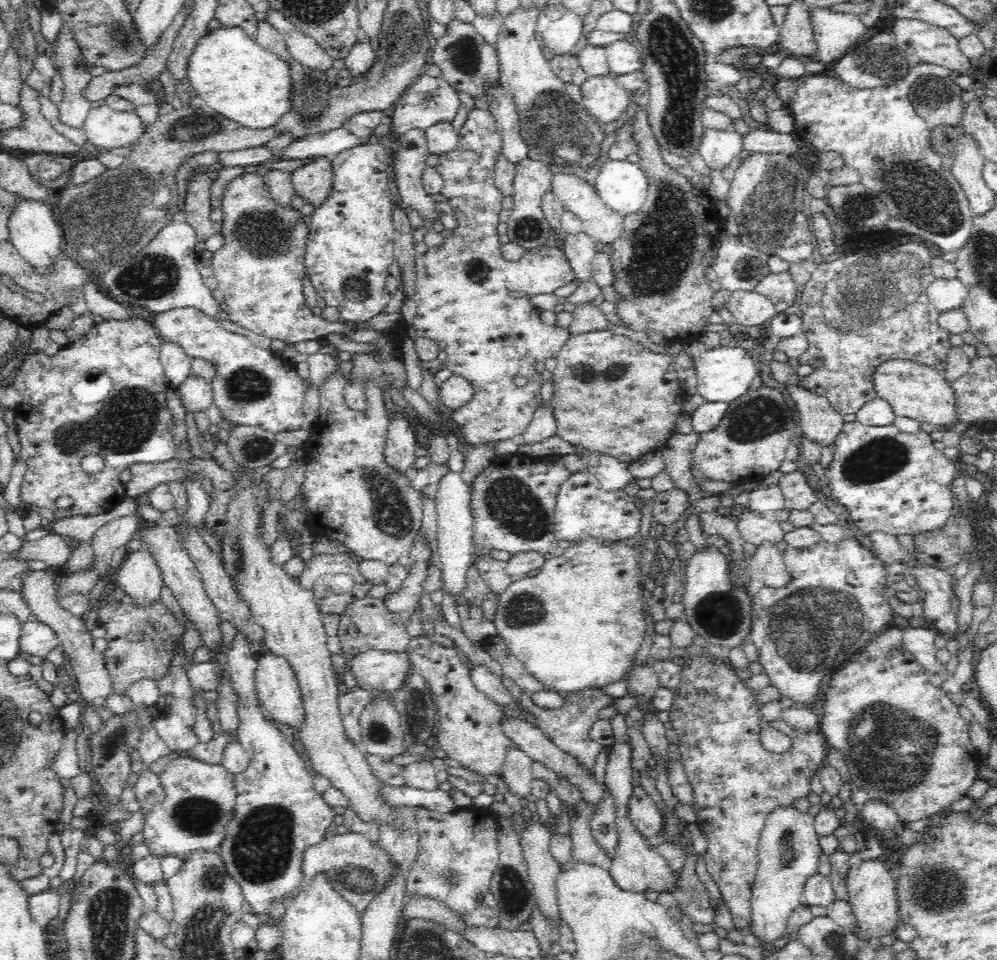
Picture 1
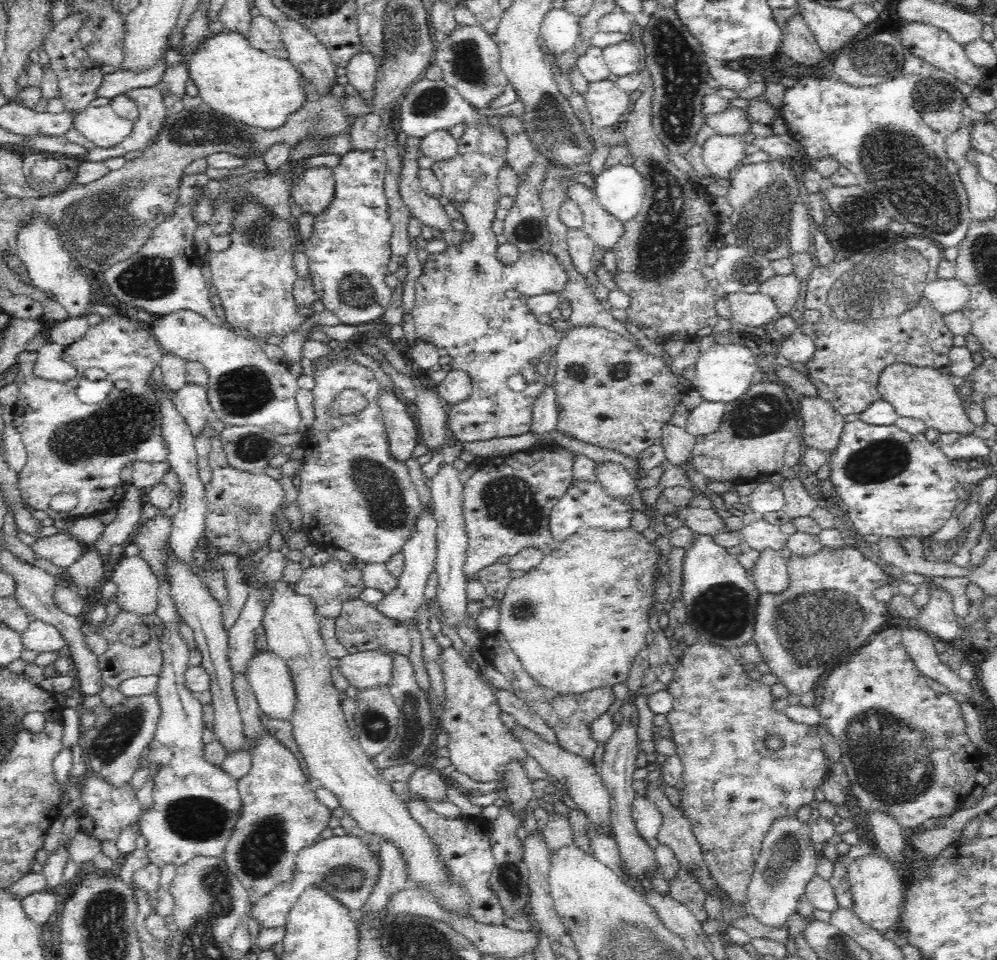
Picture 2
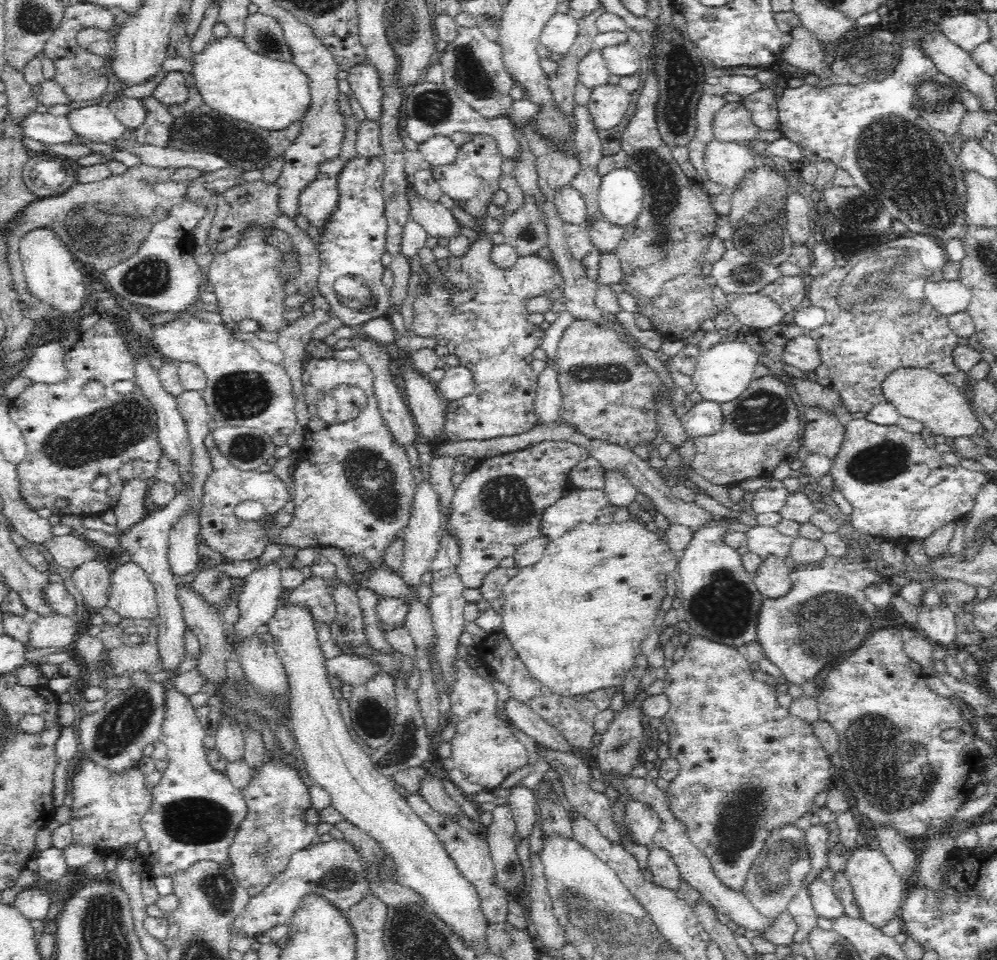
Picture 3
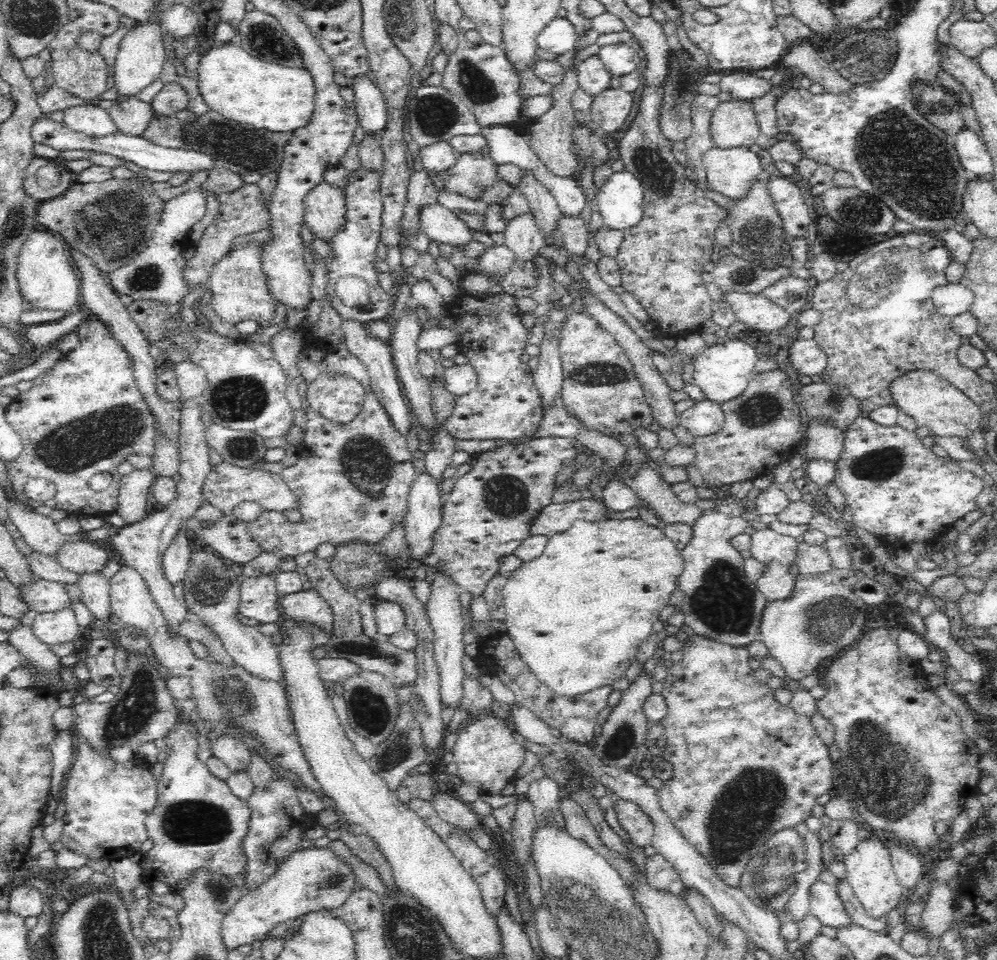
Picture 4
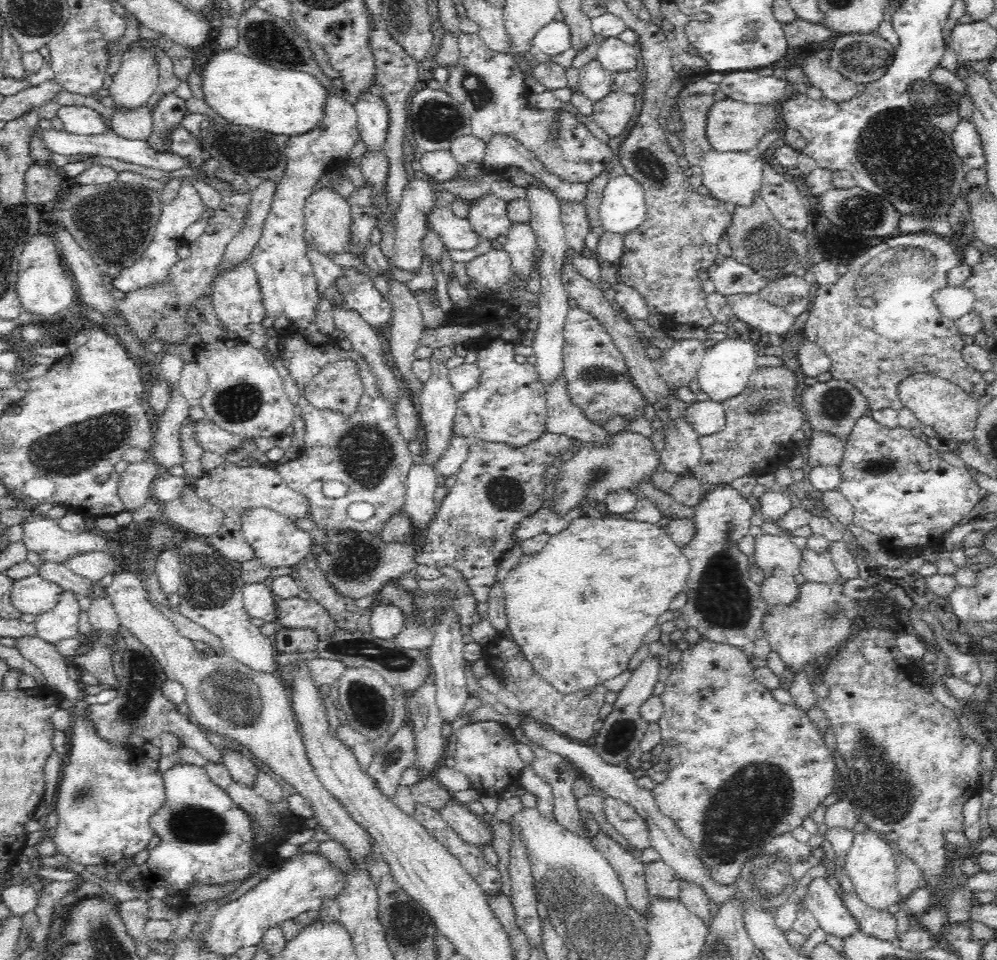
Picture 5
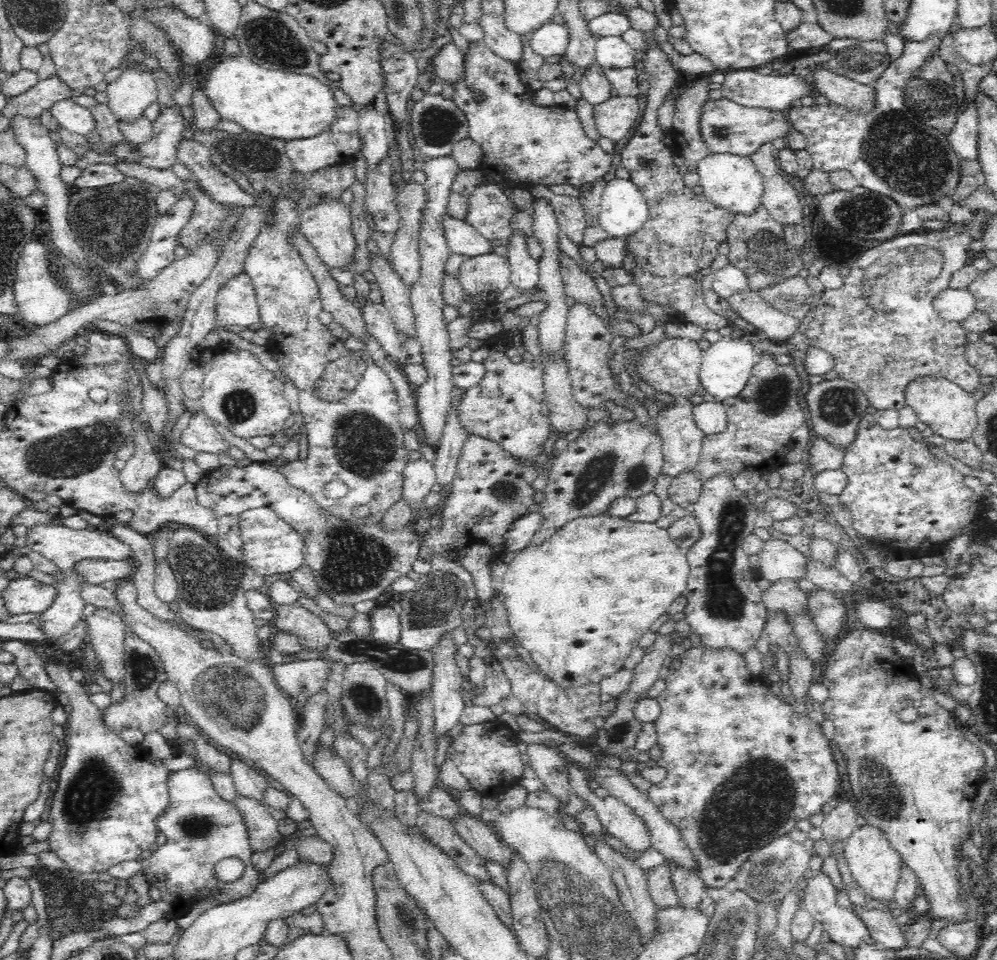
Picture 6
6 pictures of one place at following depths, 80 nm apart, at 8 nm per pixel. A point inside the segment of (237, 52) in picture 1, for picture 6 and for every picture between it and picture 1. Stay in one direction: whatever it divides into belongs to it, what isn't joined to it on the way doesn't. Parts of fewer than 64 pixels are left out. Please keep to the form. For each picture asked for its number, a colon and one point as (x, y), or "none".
2: (234, 79)
3: (270, 94)
4: (244, 89)
5: (245, 92)
6: (286, 105)

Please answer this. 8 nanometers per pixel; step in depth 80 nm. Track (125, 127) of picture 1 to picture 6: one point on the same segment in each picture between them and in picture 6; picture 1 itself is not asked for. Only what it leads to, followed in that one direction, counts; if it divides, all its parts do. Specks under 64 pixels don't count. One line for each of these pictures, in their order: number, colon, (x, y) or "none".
2: (101, 126)
3: (96, 123)
4: (94, 121)
5: (77, 119)
6: (77, 119)

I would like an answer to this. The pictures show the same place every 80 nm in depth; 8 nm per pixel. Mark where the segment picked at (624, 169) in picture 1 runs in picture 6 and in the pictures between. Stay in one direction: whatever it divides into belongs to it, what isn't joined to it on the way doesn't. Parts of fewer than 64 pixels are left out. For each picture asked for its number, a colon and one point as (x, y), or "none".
2: (620, 190)
3: (620, 196)
4: (621, 203)
5: (622, 209)
6: (623, 210)

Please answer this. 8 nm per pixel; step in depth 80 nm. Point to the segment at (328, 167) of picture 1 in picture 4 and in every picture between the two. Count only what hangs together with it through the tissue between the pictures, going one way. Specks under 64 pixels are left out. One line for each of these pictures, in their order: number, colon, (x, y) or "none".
2: (314, 192)
3: (319, 201)
4: (325, 209)

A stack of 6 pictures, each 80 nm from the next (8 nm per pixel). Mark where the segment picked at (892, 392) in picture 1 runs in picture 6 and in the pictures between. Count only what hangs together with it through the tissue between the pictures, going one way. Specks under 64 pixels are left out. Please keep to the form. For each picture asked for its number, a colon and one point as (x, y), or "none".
2: (923, 393)
3: (922, 394)
4: (933, 402)
5: (936, 402)
6: (949, 410)

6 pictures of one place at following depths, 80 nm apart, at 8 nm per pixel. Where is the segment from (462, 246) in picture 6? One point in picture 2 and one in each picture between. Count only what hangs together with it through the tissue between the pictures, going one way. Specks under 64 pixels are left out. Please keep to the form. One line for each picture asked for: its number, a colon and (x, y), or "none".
2: (428, 210)
3: (437, 220)
4: (441, 224)
5: (458, 233)

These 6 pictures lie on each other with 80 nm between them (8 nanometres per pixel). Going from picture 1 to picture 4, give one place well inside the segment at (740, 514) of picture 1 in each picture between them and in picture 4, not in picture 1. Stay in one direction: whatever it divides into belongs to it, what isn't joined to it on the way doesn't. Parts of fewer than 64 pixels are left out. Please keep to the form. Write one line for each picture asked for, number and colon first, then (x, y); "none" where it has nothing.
2: (760, 535)
3: (764, 541)
4: (767, 546)

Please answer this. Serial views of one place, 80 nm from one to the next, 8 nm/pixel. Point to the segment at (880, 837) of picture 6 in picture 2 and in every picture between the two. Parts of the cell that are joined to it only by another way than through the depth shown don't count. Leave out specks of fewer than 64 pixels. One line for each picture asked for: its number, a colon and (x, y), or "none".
2: (878, 893)
3: (878, 889)
4: (869, 871)
5: (871, 863)

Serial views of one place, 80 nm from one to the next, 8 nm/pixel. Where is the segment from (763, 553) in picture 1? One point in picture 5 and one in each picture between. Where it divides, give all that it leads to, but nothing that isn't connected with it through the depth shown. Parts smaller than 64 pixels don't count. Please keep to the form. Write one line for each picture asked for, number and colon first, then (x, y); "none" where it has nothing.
2: (770, 574)
3: (773, 579)
4: (776, 583)
5: (781, 589)

